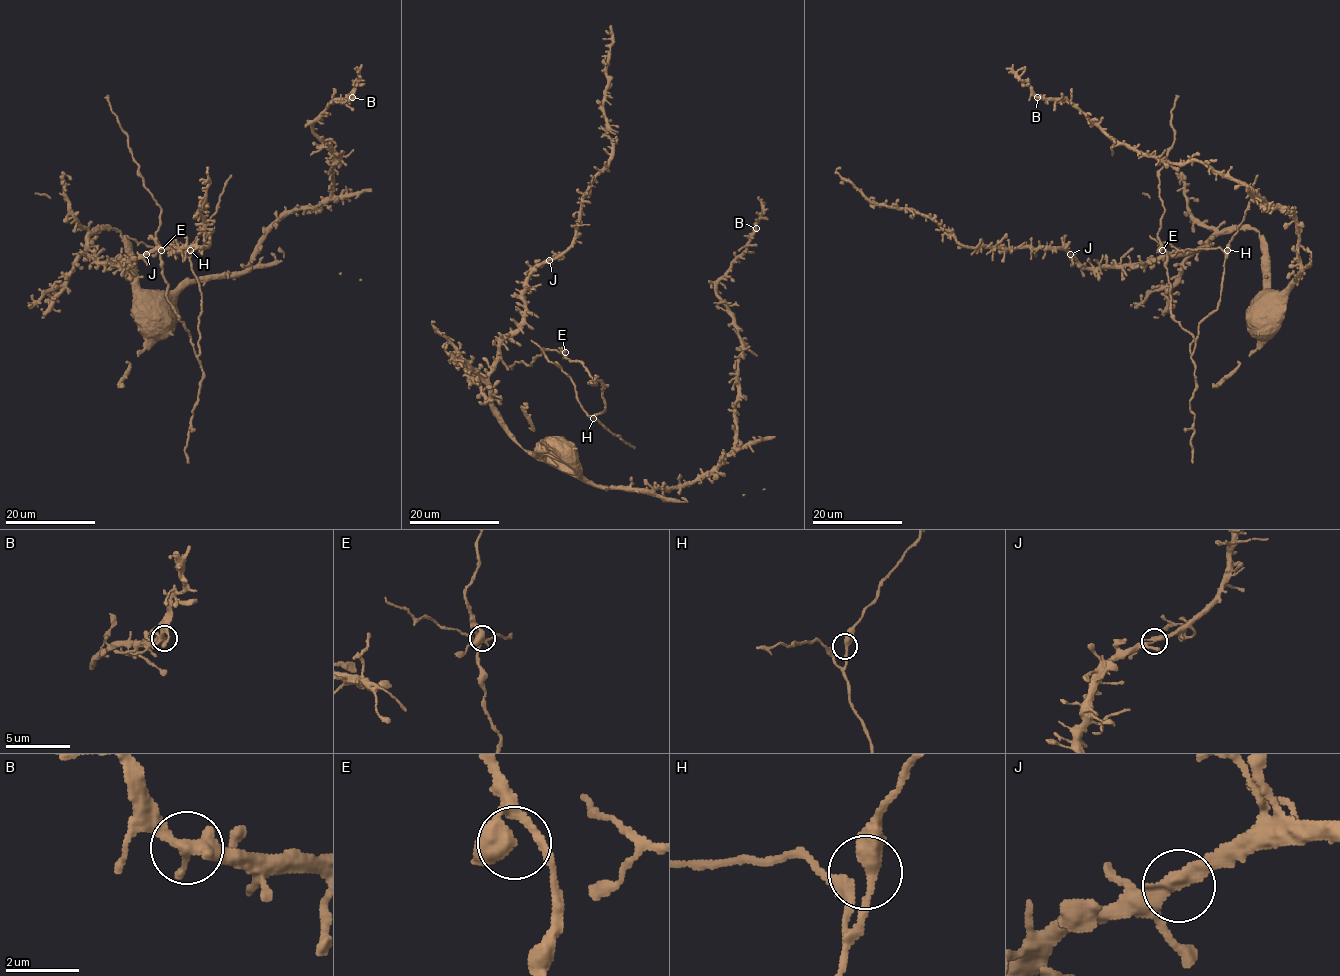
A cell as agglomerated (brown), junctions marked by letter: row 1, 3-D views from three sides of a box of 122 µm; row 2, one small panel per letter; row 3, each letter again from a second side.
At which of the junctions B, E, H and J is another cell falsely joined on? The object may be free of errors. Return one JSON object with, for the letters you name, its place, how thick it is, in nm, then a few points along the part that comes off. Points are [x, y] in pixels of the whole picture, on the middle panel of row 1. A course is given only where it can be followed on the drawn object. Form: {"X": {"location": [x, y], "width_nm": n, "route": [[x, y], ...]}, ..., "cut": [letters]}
{"cut": []}

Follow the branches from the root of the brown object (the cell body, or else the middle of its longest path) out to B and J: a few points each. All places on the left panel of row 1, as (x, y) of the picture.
B: (90, 236), (121, 233), (141, 289), (240, 273), (283, 217), (330, 195), (339, 158), (313, 122), (352, 97)
J: (90, 236), (86, 253), (100, 262), (113, 262), (123, 268), (131, 260), (146, 254)

